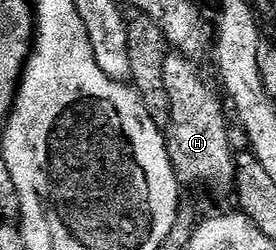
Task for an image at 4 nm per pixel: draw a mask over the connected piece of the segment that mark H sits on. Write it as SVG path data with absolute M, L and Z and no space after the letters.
M179 53L169 54L166 61L166 93L170 93L172 114L172 124L166 128L168 156L181 184L231 192L236 181L236 161L224 120L225 104L196 67L199 66L193 60Z

